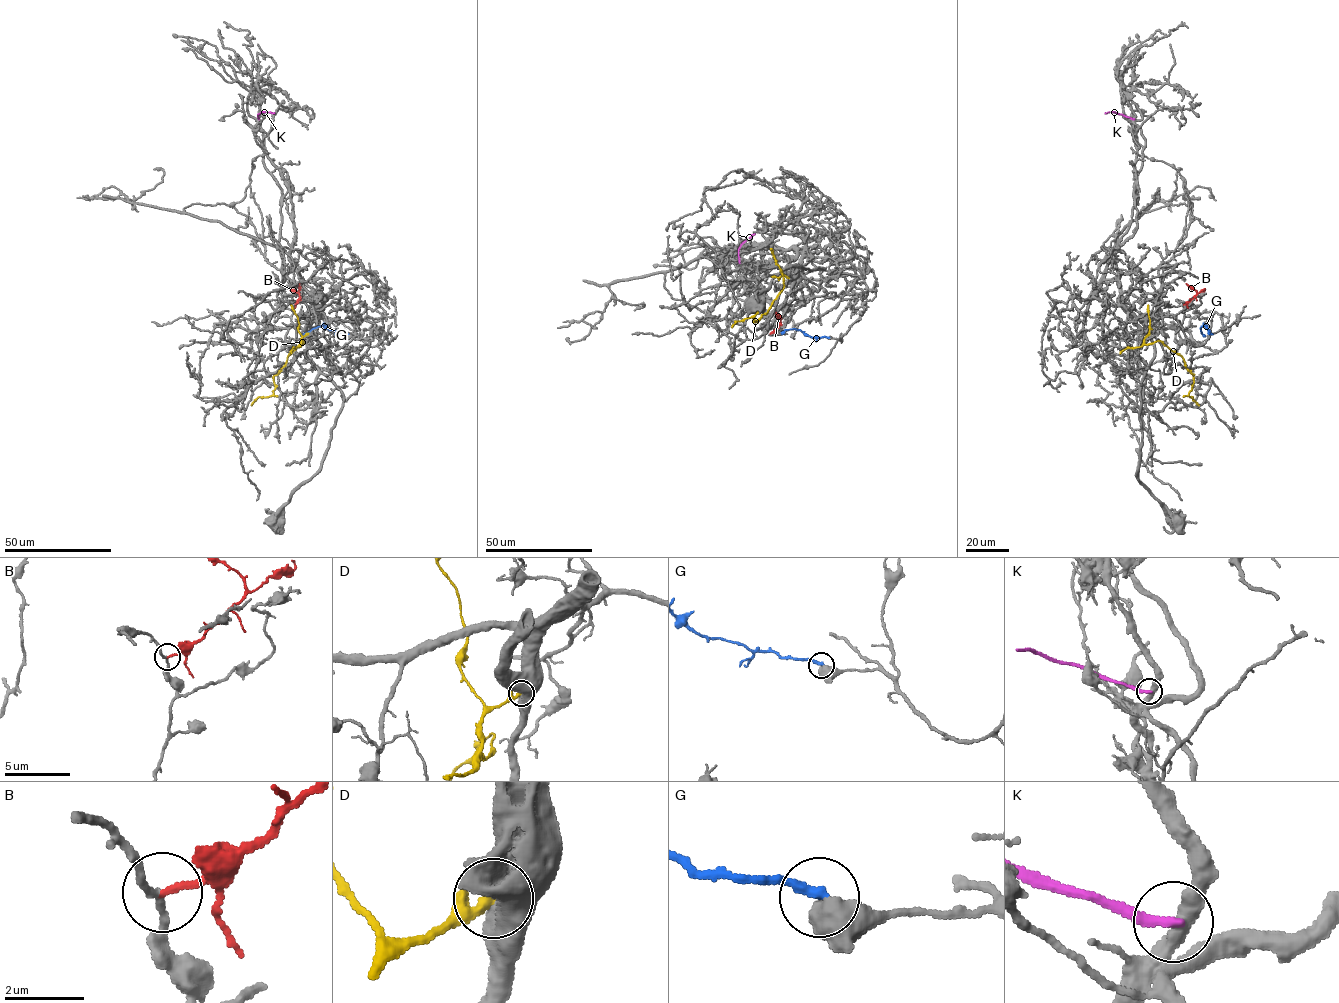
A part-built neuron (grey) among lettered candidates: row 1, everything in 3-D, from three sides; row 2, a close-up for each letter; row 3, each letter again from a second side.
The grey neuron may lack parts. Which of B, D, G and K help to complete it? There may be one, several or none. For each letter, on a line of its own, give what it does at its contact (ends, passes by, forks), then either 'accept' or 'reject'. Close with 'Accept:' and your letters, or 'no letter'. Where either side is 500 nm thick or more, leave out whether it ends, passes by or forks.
B: it ends; reject
D: reject
G: accept
K: it ends; reject
Accept: G

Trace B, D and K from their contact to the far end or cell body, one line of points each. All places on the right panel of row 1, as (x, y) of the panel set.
B: (1183, 304), (1196, 293), (1186, 283)
D: (1149, 333), (1143, 343), (1160, 340), (1182, 357), (1193, 376), (1188, 395), (1199, 405)
K: (1134, 119), (1115, 112), (1105, 113)

